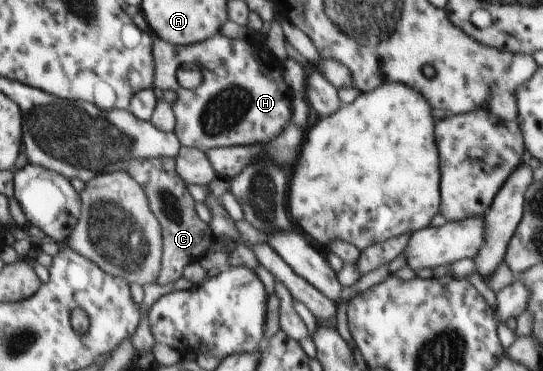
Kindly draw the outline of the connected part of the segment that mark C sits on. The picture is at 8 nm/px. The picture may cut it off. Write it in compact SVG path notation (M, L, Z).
M156 157L154 159L134 159L127 167L126 173L142 185L148 205L158 219L162 229L163 249L161 258L161 271L157 284L164 286L174 283L183 277L184 267L193 262L199 262L210 251L216 236L208 224L204 223L194 210L194 199L186 189L184 181L178 176L175 169L175 159Z

